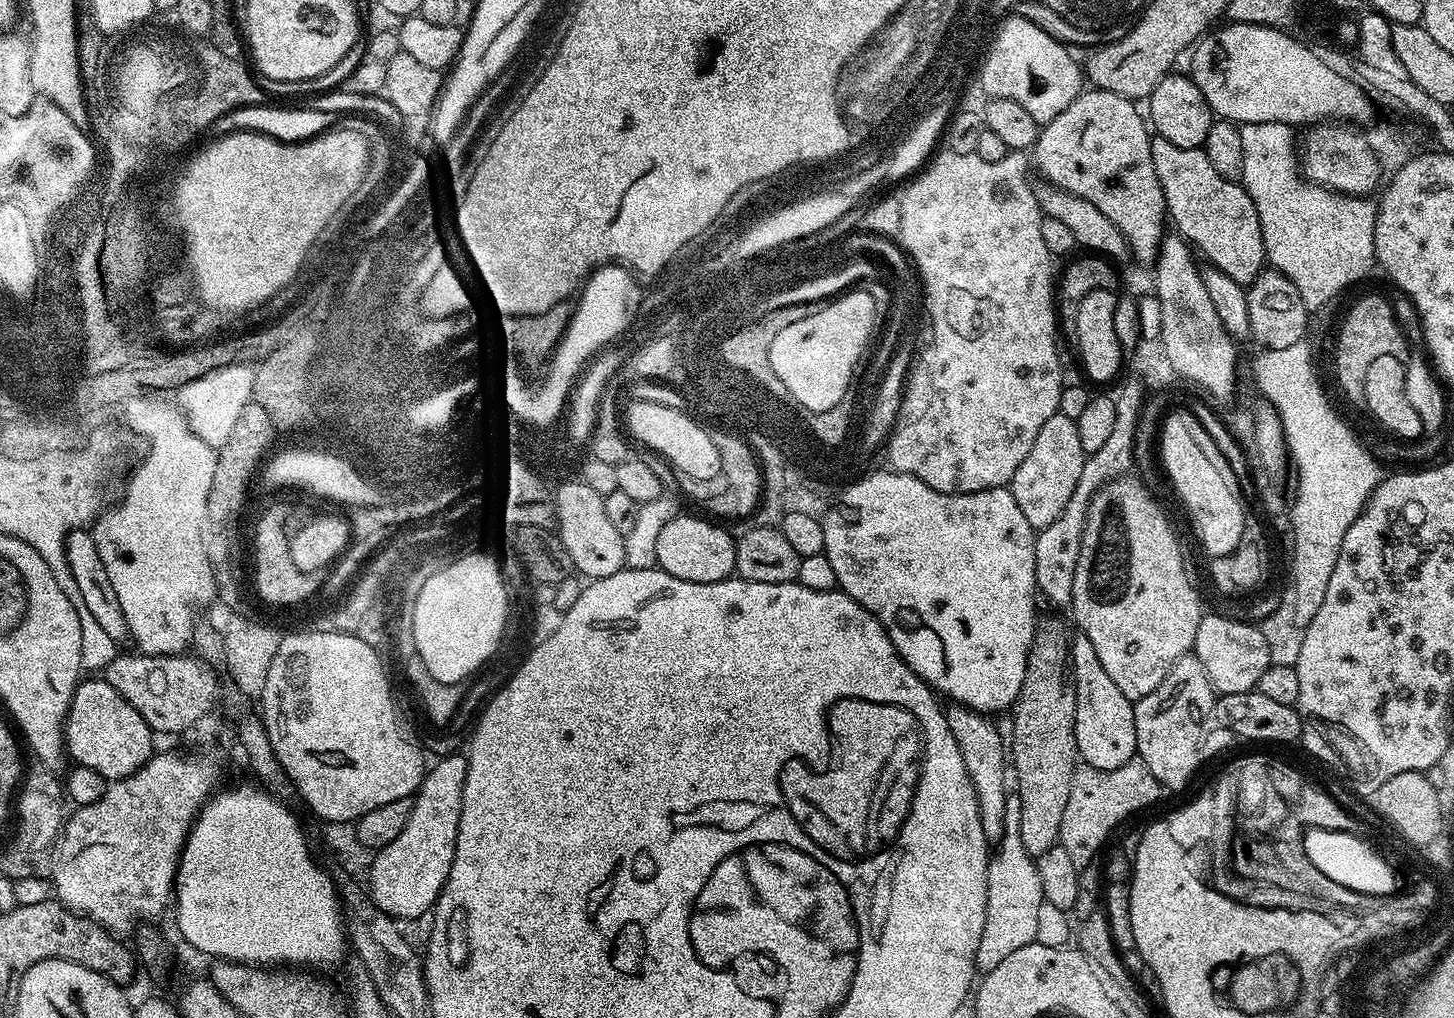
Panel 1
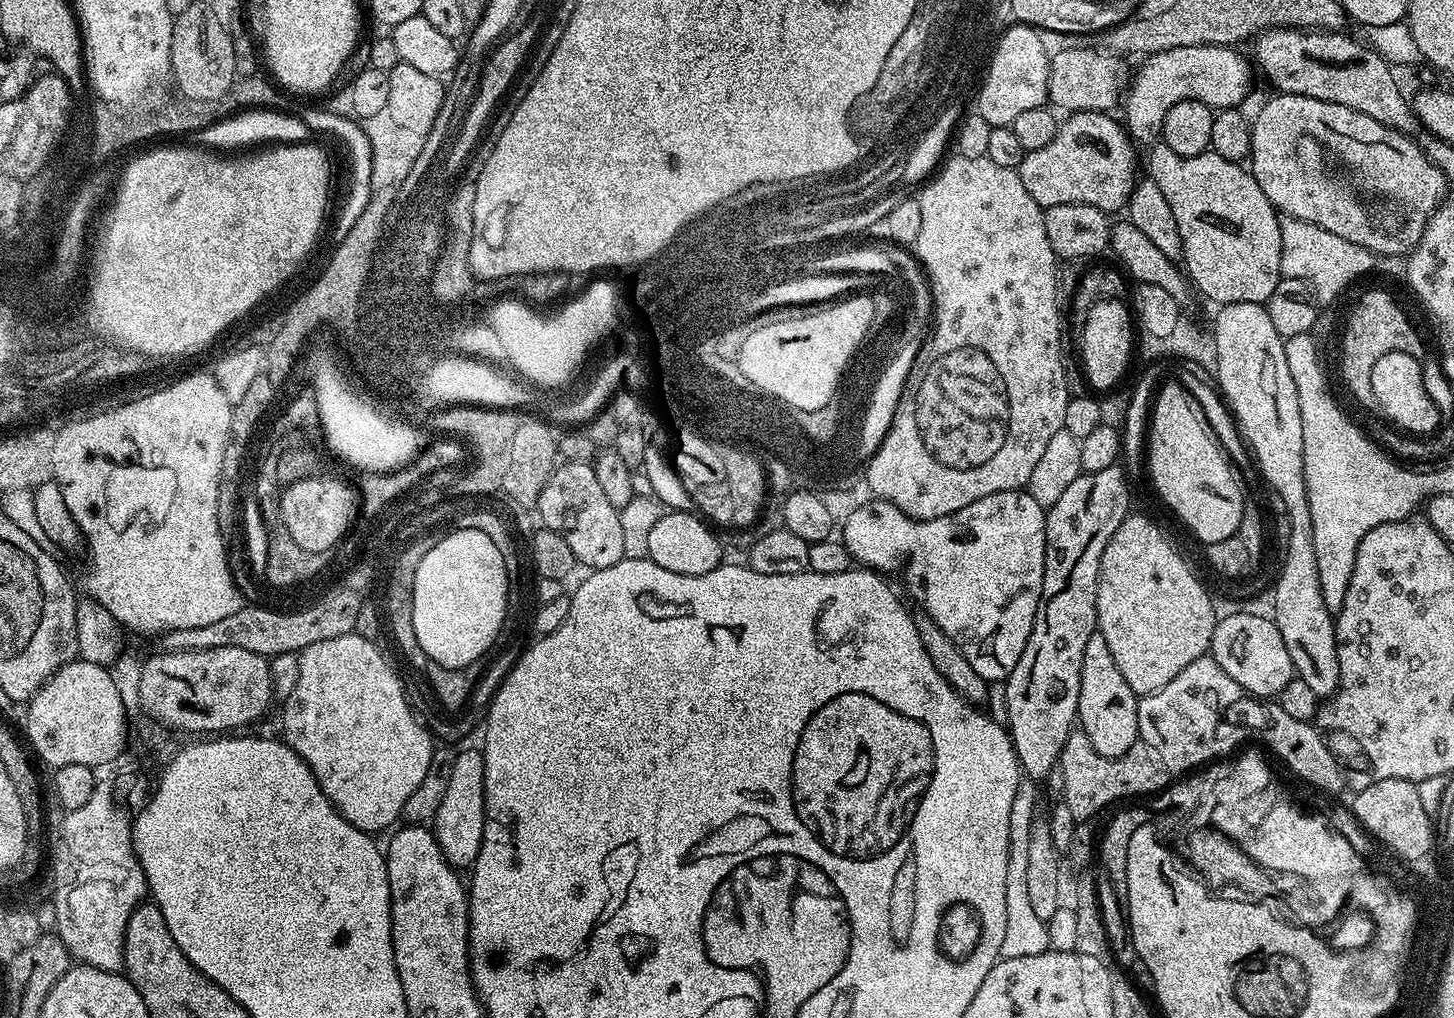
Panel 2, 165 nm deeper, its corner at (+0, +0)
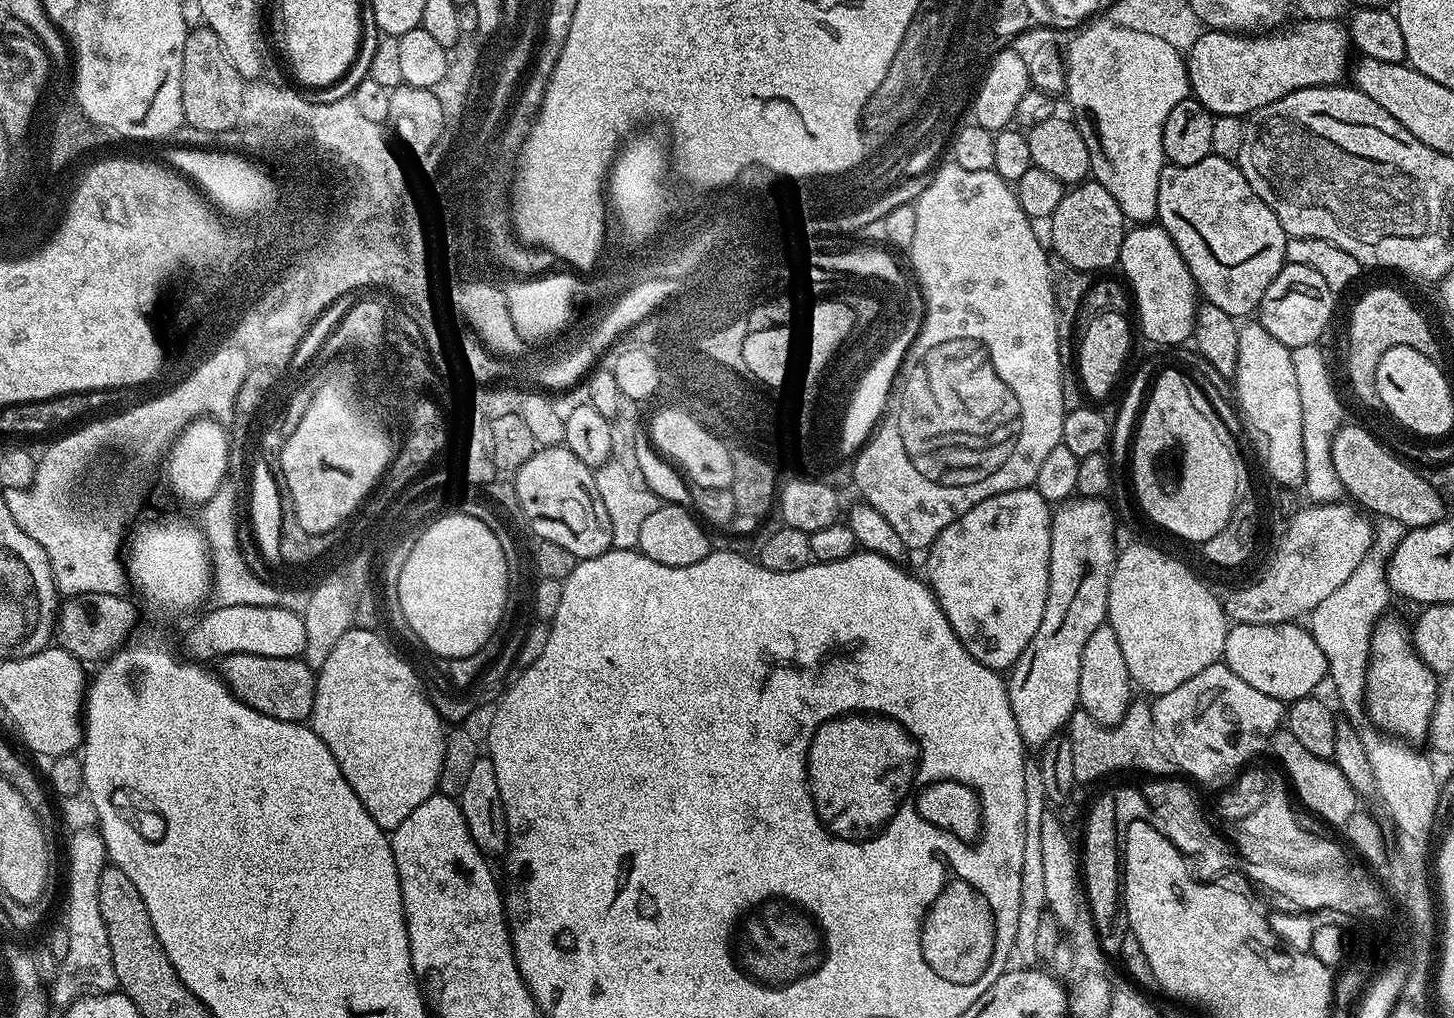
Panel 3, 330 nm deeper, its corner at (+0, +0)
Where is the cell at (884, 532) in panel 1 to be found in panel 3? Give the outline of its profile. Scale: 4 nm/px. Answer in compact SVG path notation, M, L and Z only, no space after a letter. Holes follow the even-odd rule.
M1035 487L1006 490L1006 494L994 494L994 498L986 498L966 510L966 514L950 522L927 549L928 587L966 650L987 668L1011 669L1022 650L1026 650L1030 638L1038 634L1050 582L1052 513L1050 501L1042 498Z

